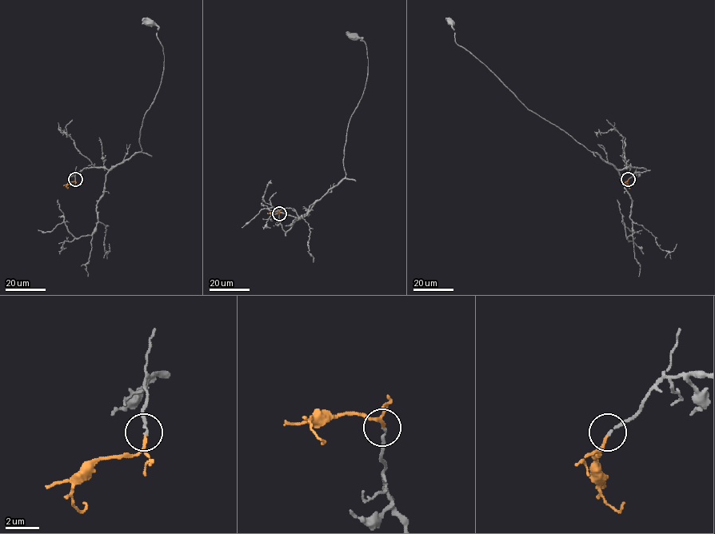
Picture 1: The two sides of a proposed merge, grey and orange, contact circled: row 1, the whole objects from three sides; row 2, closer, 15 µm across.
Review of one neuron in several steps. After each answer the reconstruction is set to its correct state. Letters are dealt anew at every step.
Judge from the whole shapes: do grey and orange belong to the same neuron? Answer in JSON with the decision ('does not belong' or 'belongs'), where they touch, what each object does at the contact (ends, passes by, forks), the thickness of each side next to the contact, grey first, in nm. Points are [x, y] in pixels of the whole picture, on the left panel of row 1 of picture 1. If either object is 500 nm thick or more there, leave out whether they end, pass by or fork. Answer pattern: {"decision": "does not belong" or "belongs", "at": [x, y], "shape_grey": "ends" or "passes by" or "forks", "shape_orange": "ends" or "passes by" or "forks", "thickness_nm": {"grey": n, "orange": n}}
{"decision": "belongs", "at": [75, 179], "shape_grey": "ends", "shape_orange": "ends", "thickness_nm": {"grey": 150, "orange": 150}}

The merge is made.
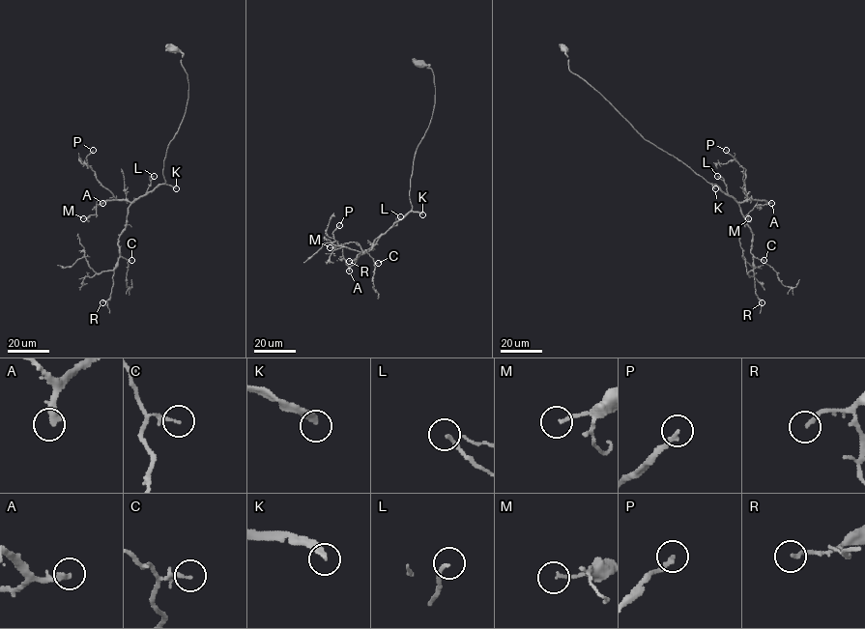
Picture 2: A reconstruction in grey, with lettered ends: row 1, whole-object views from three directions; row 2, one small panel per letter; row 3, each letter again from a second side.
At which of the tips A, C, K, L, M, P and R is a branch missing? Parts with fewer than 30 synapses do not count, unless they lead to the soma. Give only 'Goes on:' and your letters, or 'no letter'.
Goes on: A, K

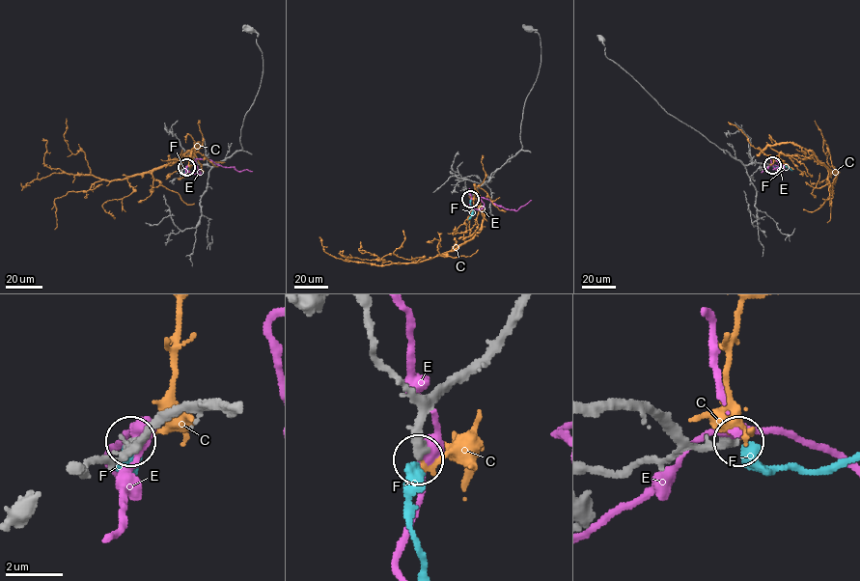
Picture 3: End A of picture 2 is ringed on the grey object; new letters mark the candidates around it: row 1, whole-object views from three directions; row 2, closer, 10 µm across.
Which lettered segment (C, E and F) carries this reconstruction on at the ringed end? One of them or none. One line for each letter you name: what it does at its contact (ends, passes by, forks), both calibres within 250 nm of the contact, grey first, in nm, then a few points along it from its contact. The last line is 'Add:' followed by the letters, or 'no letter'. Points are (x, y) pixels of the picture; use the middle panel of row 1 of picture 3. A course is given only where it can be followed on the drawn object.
Add: no letter

